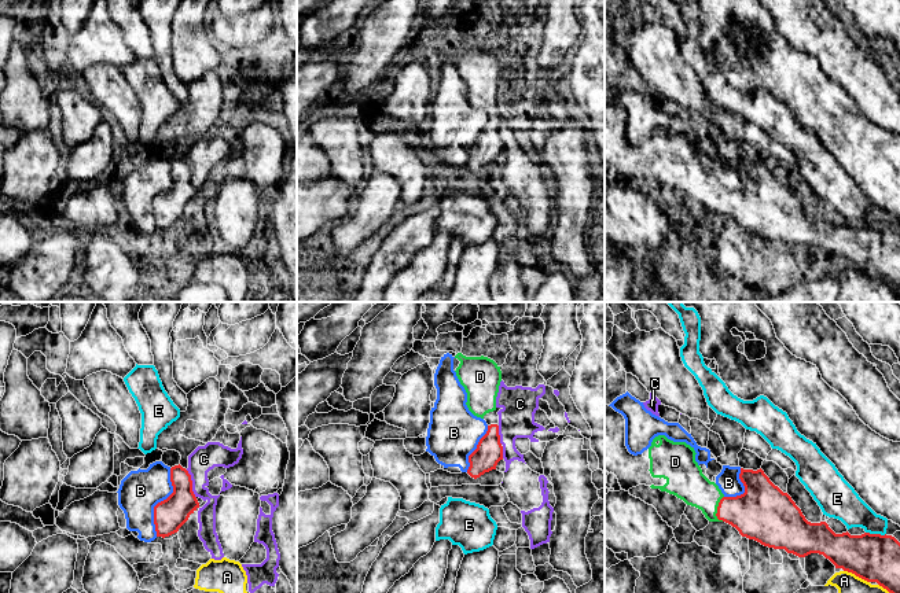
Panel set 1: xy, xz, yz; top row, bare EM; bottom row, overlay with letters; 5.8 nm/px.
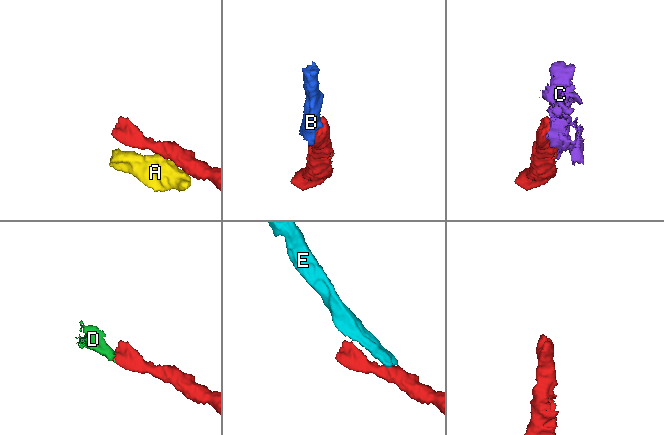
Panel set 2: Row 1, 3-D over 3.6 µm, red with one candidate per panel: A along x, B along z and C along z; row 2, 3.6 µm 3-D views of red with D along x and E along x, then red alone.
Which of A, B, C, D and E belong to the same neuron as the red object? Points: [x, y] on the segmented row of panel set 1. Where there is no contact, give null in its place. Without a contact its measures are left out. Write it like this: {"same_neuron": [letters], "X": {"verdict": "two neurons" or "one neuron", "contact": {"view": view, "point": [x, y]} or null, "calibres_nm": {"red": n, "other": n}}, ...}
{"same_neuron": ["D"], "A": {"verdict": "two neurons", "contact": {"view": "yz", "point": [856, 575]}, "calibres_nm": {"red": 280, "other": 130}}, "B": {"verdict": "two neurons", "contact": {"view": "xy", "point": [161, 501]}, "calibres_nm": {"red": 190, "other": 240}}, "C": {"verdict": "two neurons", "contact": {"view": "xy", "point": [191, 483]}, "calibres_nm": {"red": 190, "other": 150}}, "D": {"verdict": "one neuron", "contact": {"view": "yz", "point": [717, 508]}, "calibres_nm": {"red": 300, "other": 220}}, "E": {"verdict": "two neurons", "contact": {"view": "yz", "point": [875, 534]}, "calibres_nm": {"red": 280, "other": 190}}}

